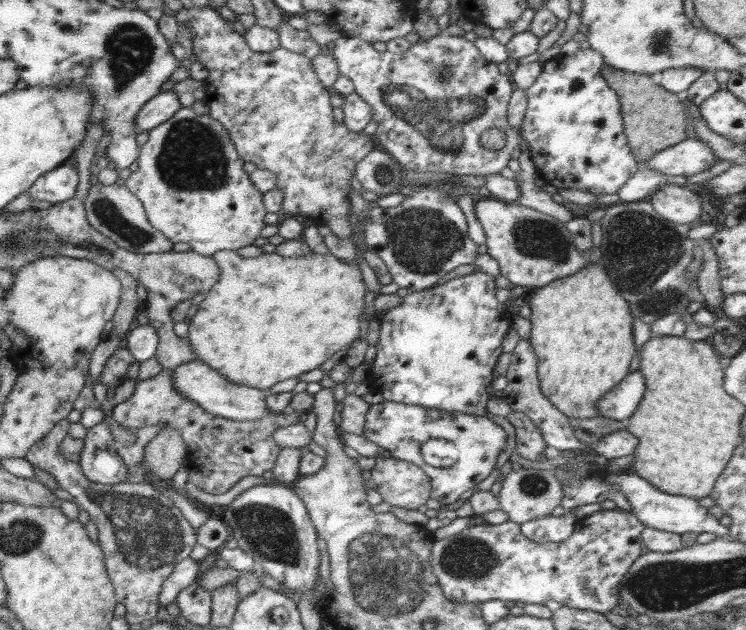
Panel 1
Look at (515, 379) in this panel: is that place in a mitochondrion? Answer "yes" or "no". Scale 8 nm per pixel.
no

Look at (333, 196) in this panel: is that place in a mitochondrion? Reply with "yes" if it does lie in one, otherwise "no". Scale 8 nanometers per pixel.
no

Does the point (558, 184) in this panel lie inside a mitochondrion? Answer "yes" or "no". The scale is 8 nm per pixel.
no

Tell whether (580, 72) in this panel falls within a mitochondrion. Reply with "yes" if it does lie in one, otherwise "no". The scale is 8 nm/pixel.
no

